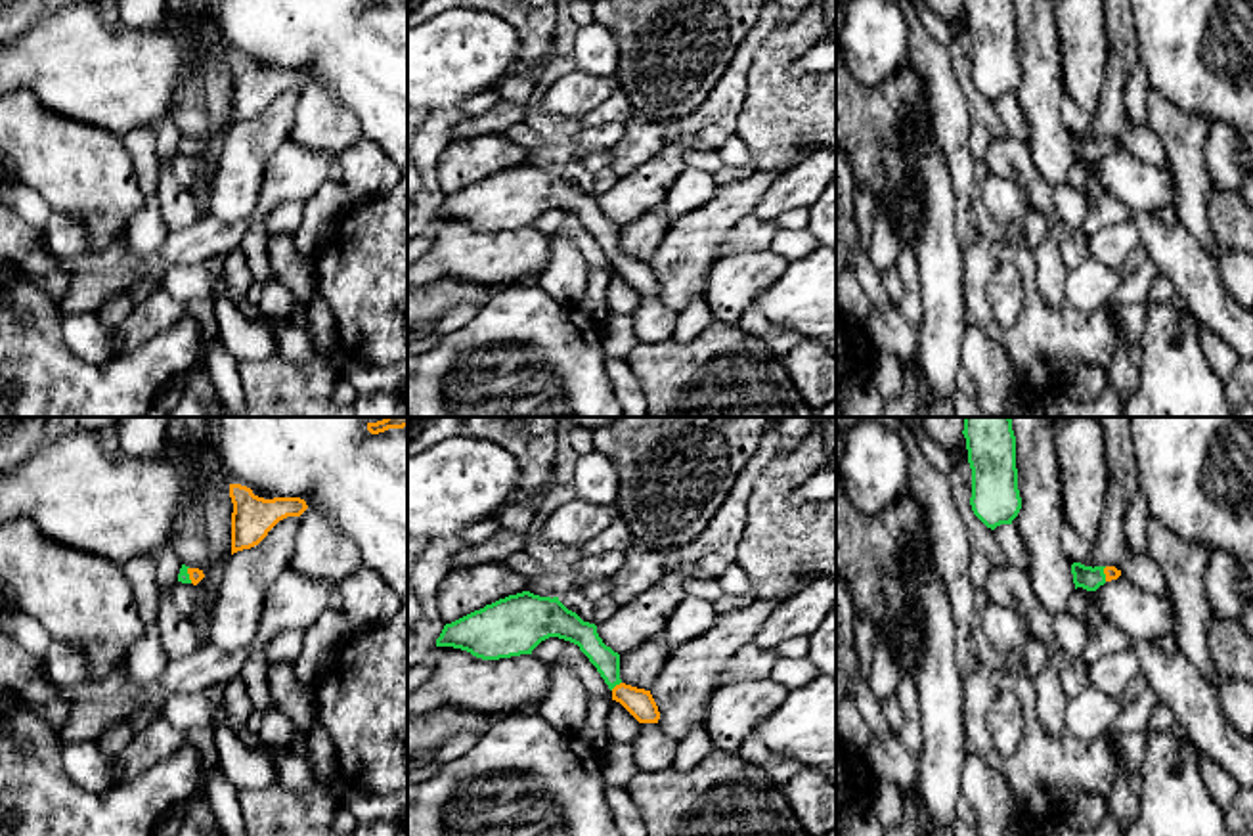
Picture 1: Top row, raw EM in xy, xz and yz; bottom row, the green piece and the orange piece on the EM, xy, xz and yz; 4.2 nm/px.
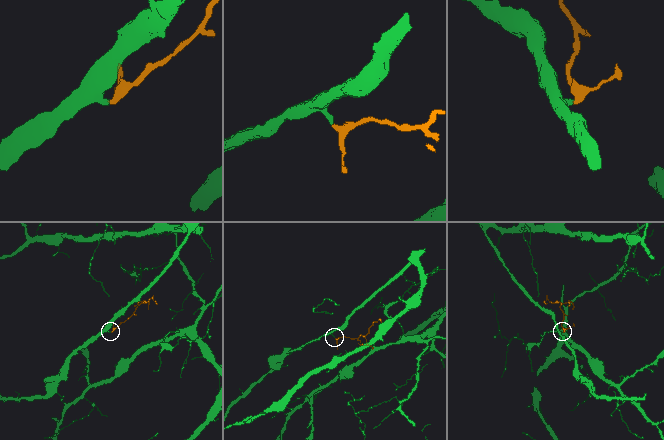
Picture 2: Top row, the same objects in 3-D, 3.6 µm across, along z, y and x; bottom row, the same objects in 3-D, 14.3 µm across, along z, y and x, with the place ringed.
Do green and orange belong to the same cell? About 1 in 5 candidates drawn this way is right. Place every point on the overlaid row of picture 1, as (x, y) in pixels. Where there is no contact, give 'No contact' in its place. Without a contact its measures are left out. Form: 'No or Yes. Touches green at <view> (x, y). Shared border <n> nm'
Yes. Touches green at xz (615, 685). Shared border 60 nm

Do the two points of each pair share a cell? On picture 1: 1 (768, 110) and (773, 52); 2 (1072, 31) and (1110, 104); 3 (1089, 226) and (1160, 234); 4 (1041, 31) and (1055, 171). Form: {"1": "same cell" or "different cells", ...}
{"1": "same cell", "2": "different cells", "3": "different cells", "4": "same cell"}

